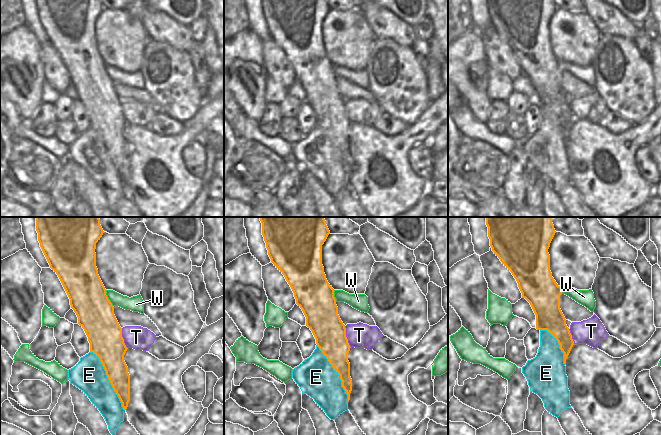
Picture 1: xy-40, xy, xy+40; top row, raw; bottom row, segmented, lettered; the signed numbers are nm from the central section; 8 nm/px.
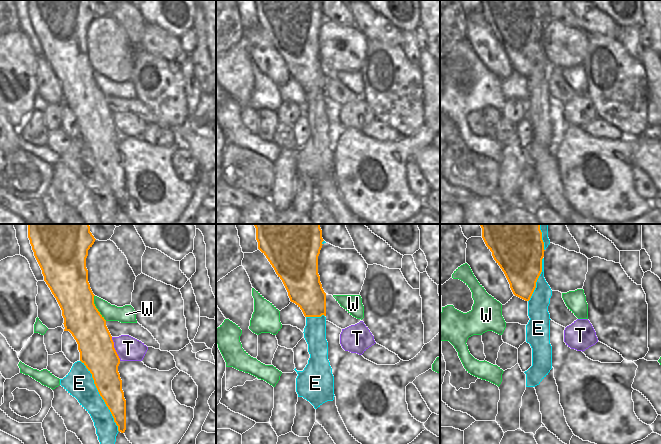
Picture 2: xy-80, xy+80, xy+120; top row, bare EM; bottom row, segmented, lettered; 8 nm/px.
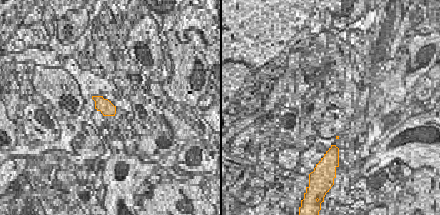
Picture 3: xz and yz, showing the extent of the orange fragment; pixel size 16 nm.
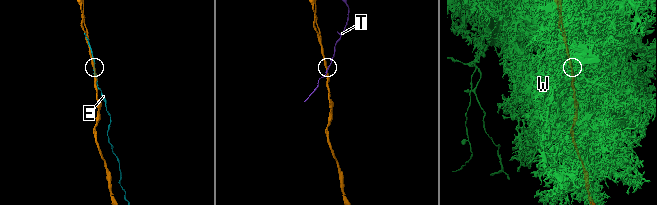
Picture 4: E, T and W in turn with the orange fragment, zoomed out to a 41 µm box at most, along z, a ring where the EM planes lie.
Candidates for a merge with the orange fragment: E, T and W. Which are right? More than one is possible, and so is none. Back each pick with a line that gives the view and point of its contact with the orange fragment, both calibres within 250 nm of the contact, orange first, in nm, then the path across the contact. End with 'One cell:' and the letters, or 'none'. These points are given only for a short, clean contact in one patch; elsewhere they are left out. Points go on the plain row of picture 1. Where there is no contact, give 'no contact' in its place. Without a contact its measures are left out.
One cell: none

